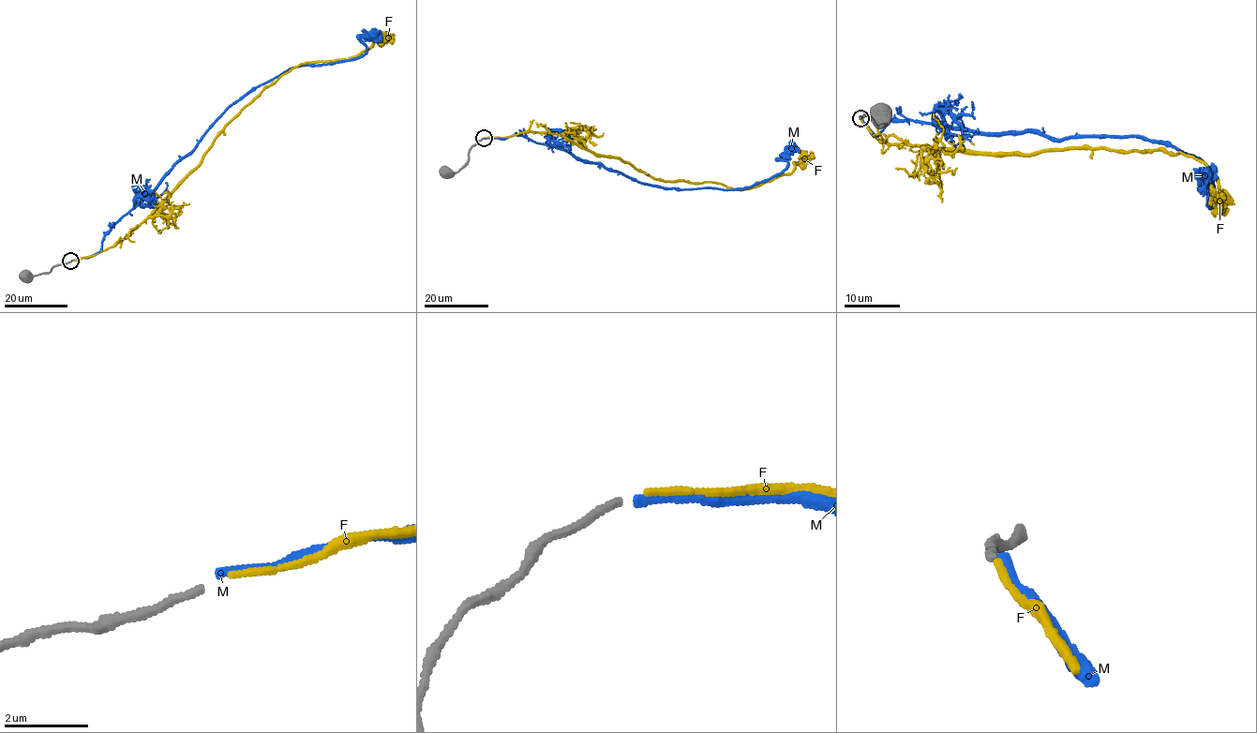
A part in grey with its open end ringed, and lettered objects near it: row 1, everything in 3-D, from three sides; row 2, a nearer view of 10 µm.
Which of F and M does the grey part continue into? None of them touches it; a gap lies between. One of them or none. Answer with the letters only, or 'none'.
F

